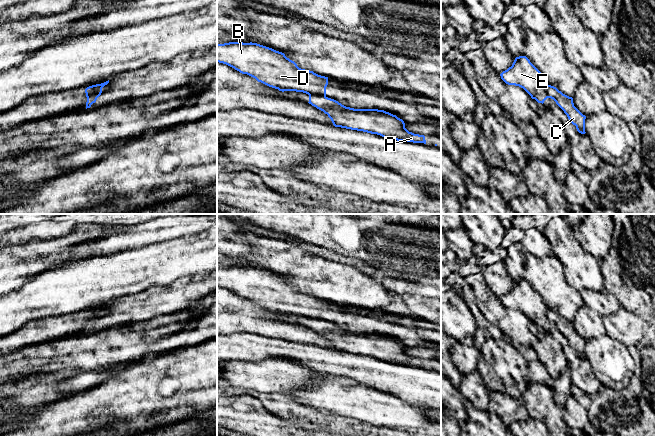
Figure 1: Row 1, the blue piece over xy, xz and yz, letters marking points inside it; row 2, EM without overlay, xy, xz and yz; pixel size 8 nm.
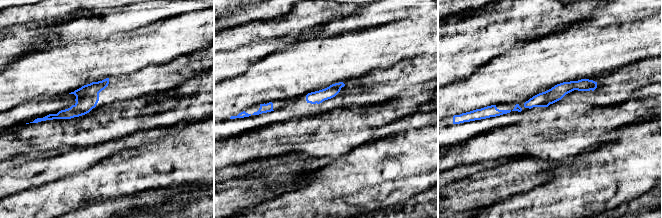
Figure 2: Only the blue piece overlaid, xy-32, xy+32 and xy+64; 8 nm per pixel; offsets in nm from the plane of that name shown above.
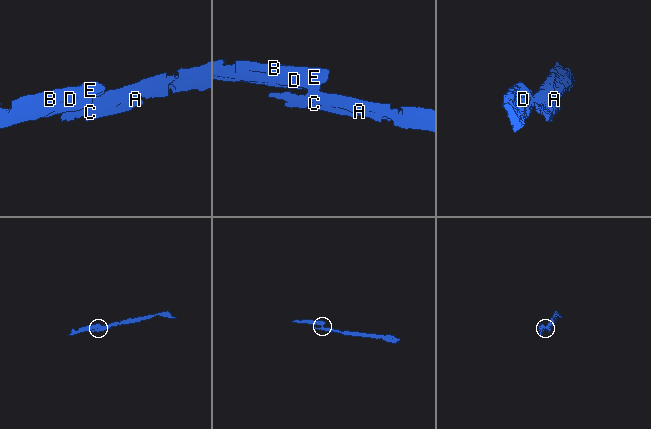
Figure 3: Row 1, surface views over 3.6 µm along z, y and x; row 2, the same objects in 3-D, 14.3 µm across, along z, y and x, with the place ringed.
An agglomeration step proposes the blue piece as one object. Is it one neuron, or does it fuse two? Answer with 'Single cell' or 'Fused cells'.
Fused cells

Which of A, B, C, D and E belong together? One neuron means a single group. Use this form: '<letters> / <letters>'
A C / B D E

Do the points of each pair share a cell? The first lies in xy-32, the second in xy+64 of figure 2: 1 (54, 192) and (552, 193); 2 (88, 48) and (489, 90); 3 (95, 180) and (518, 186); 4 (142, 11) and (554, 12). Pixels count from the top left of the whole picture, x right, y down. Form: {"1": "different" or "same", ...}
{"1": "same", "2": "same", "3": "different", "4": "different"}

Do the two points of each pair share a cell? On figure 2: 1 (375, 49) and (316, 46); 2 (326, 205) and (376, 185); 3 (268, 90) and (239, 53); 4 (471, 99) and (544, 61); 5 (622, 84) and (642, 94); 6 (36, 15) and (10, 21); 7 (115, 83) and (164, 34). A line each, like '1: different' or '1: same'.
1: same
2: same
3: different
4: same
5: different
6: same
7: different

